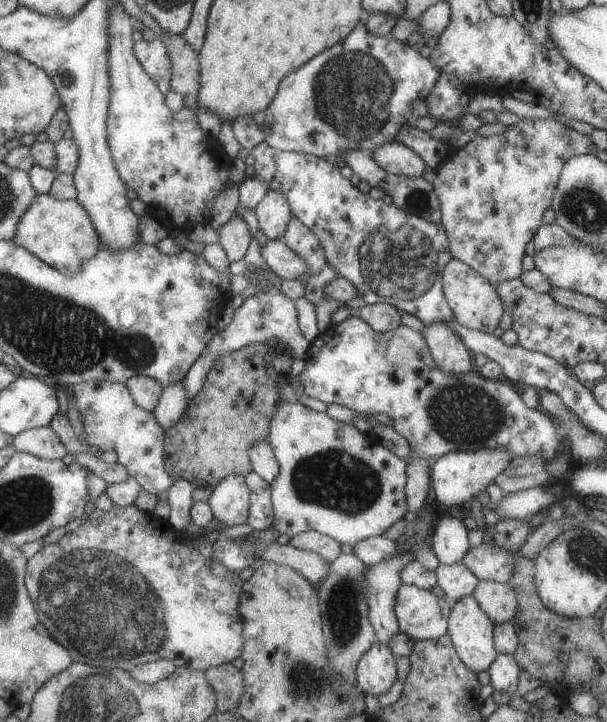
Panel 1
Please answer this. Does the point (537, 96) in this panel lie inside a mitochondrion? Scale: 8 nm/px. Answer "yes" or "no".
no

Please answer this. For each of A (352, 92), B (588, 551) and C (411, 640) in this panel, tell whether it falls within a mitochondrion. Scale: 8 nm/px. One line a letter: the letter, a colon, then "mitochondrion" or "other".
A: mitochondrion
B: mitochondrion
C: other

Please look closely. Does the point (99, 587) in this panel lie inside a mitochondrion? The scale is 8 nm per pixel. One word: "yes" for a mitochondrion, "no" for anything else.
yes

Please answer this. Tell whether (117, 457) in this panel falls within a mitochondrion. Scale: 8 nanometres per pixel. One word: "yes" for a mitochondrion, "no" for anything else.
no

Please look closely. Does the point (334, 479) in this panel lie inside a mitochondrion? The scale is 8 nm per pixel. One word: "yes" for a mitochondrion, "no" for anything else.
yes

